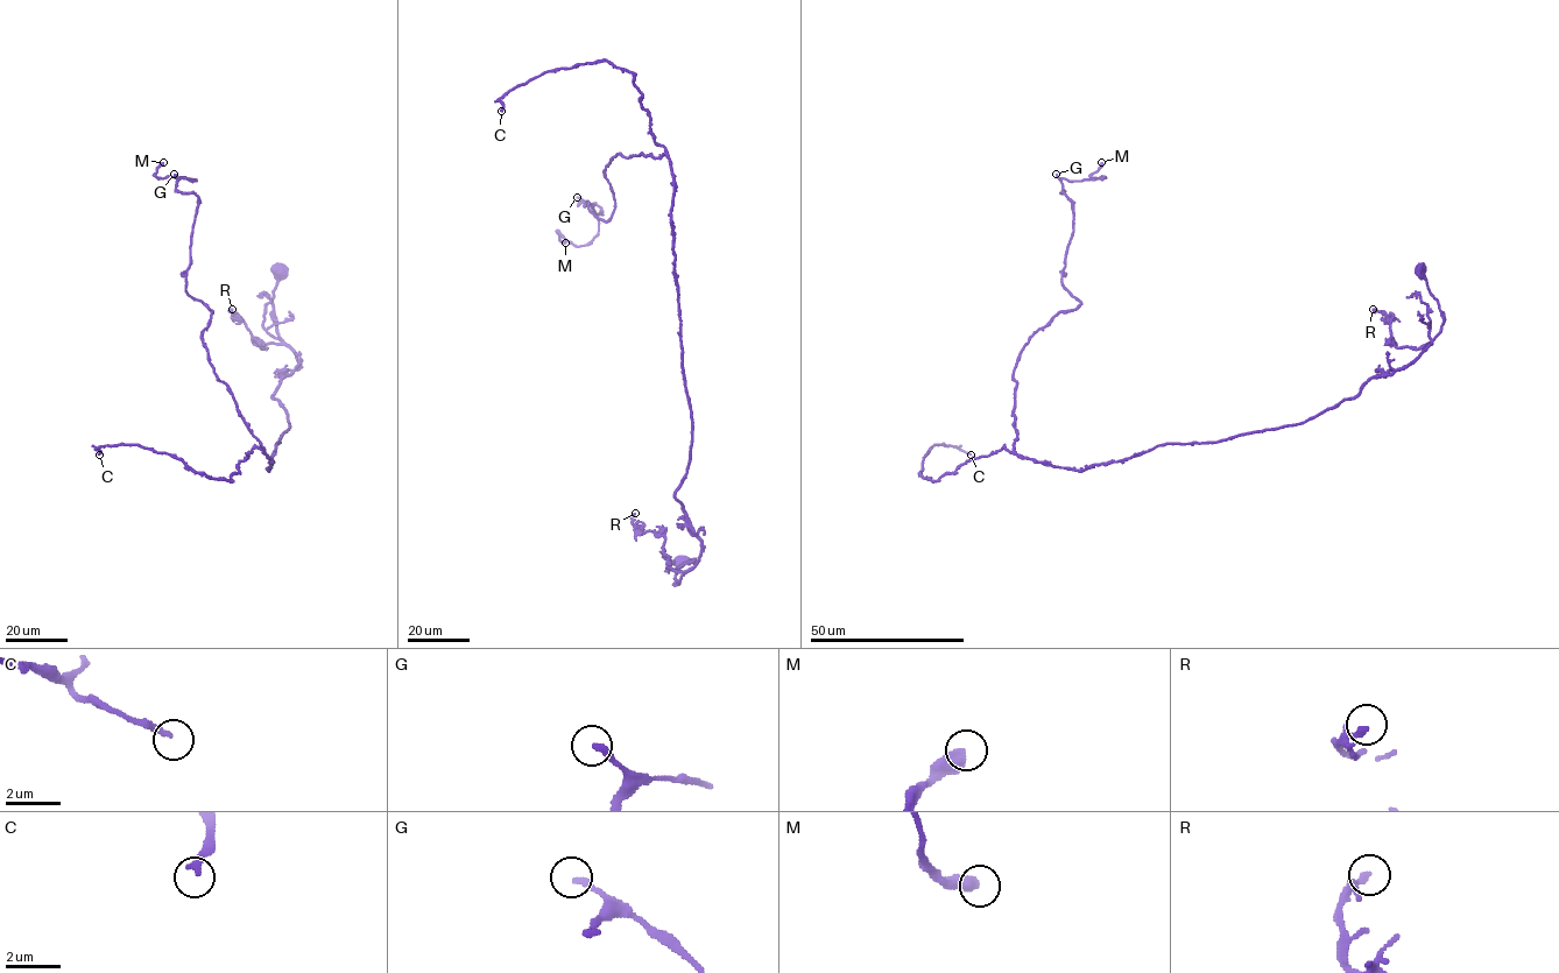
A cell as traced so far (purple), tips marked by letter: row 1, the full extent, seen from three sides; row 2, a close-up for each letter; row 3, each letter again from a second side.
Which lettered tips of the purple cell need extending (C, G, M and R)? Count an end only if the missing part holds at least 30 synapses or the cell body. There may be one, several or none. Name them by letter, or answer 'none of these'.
C

